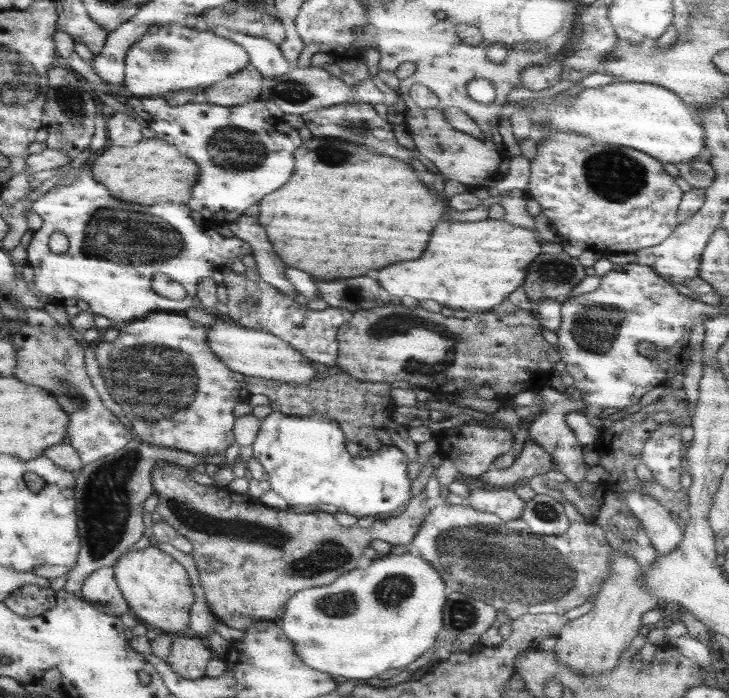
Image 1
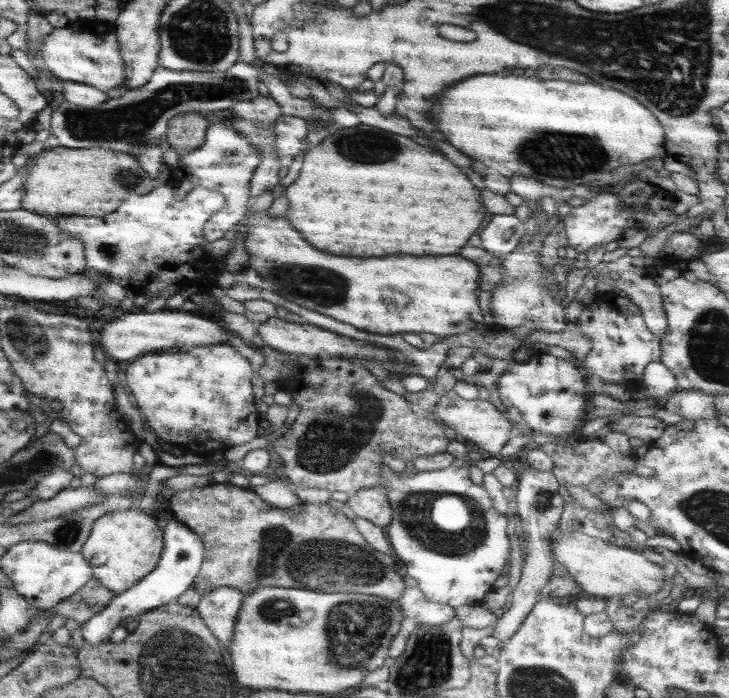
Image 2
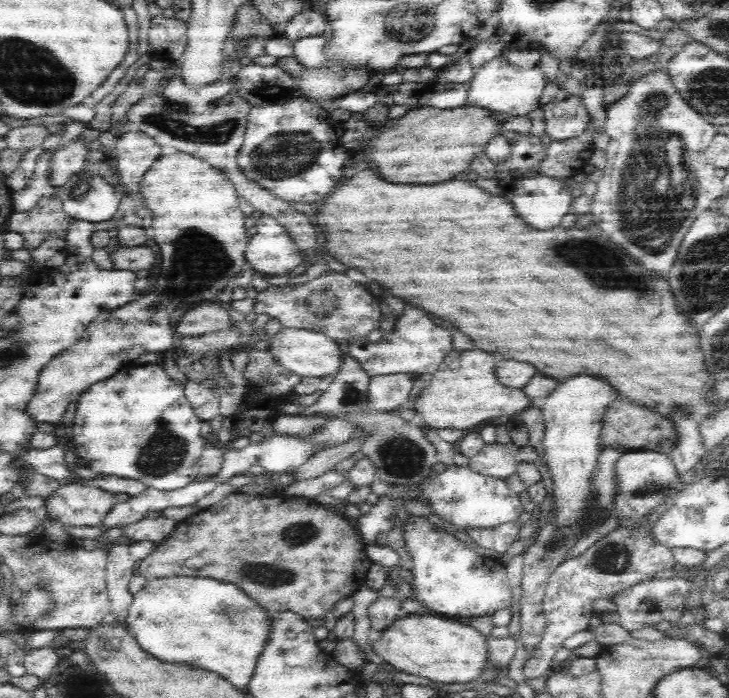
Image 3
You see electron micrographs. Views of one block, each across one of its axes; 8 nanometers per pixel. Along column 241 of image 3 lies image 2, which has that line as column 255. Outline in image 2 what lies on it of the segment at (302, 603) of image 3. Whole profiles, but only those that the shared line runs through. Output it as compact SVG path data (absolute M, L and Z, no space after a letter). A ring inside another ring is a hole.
M214 483L205 488L181 490L168 499L167 512L173 519L199 535L203 543L203 562L193 578L195 591L203 596L219 586L227 586L245 594L259 586L299 586L299 590L357 592L379 596L394 602L401 596L406 579L393 569L394 559L373 550L357 532L339 505L298 503L287 509L268 506L248 488Z

